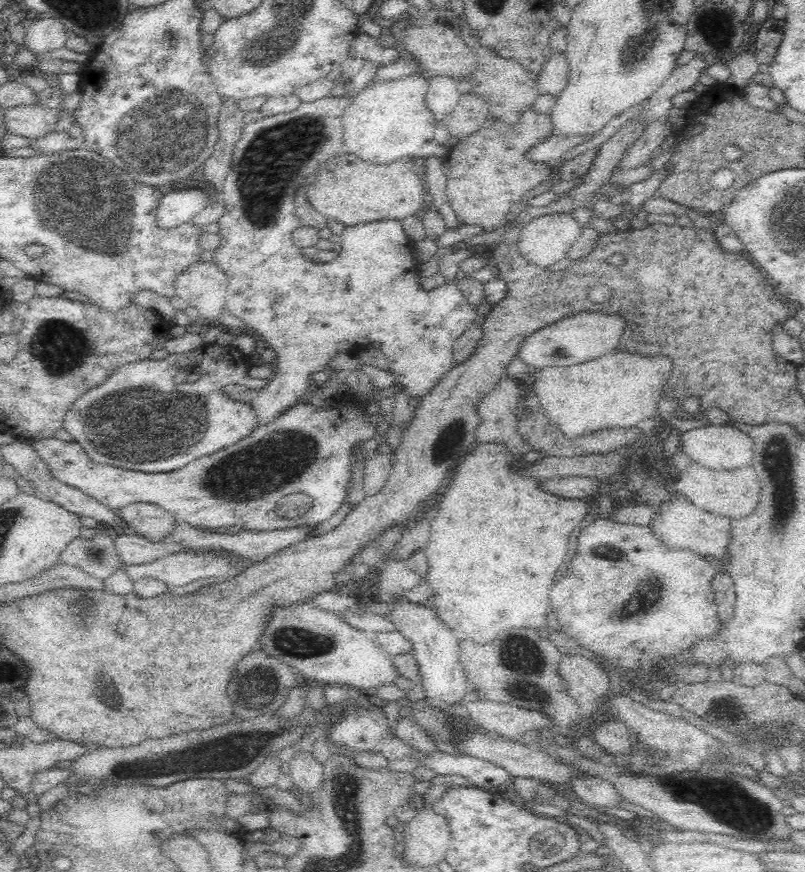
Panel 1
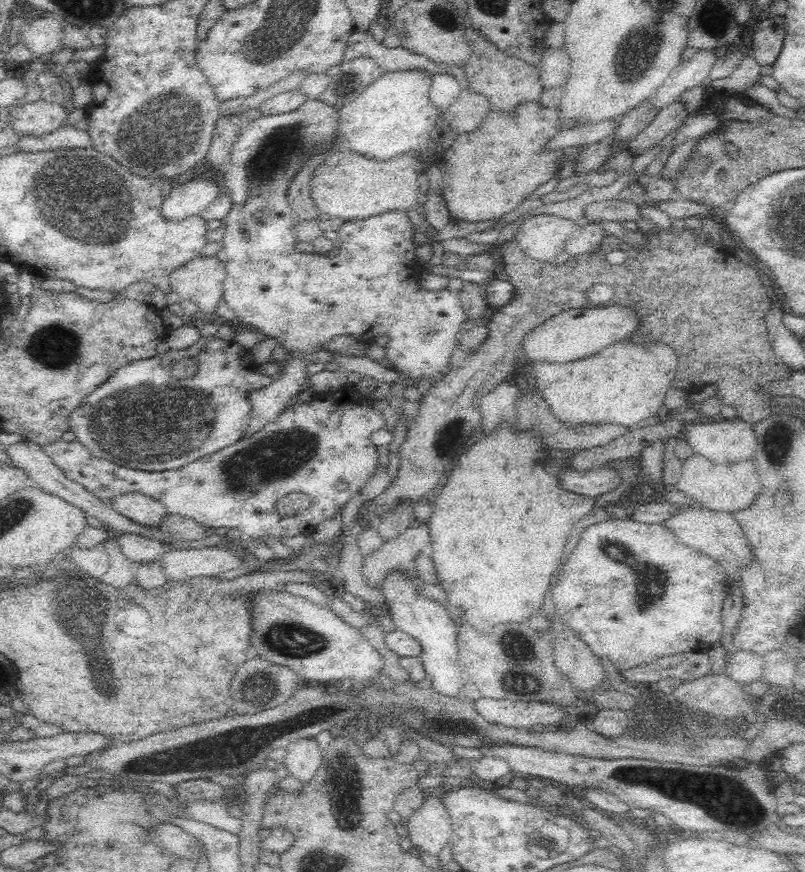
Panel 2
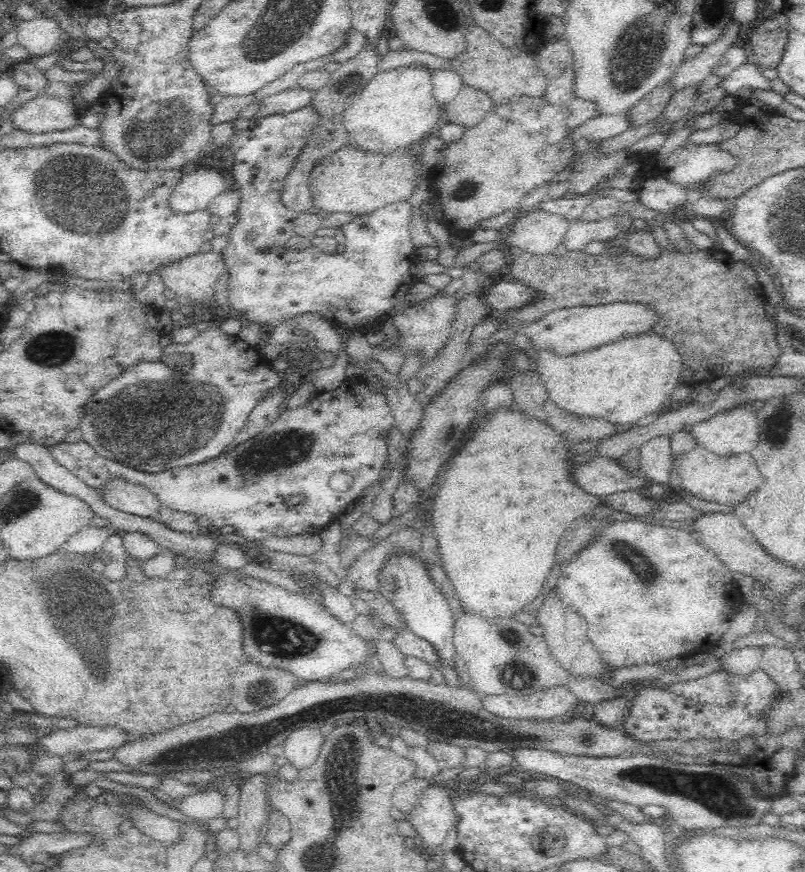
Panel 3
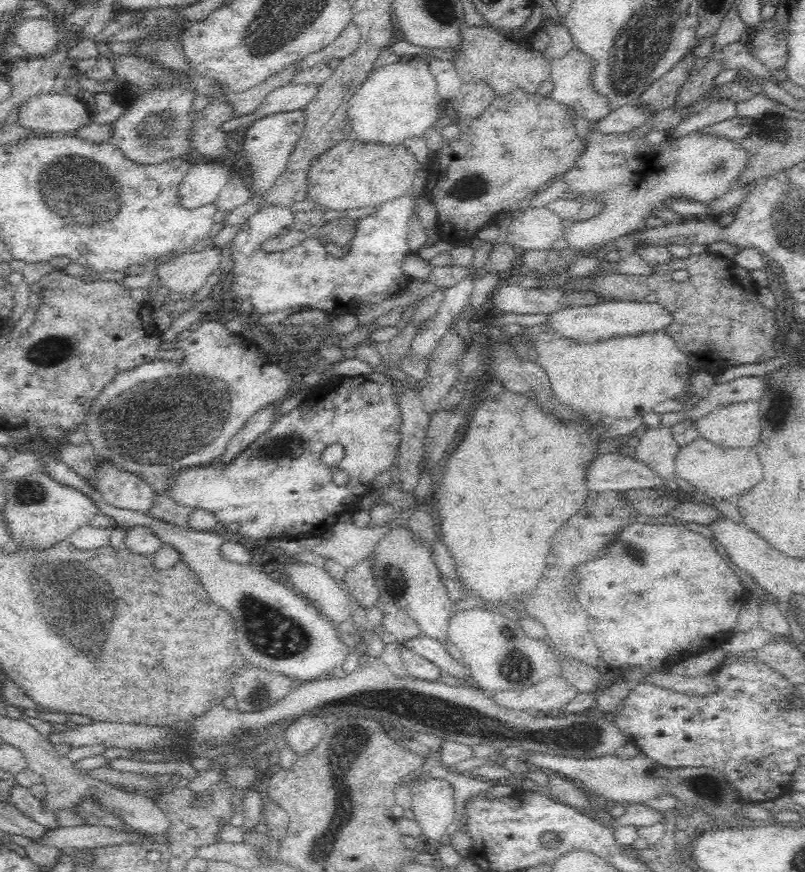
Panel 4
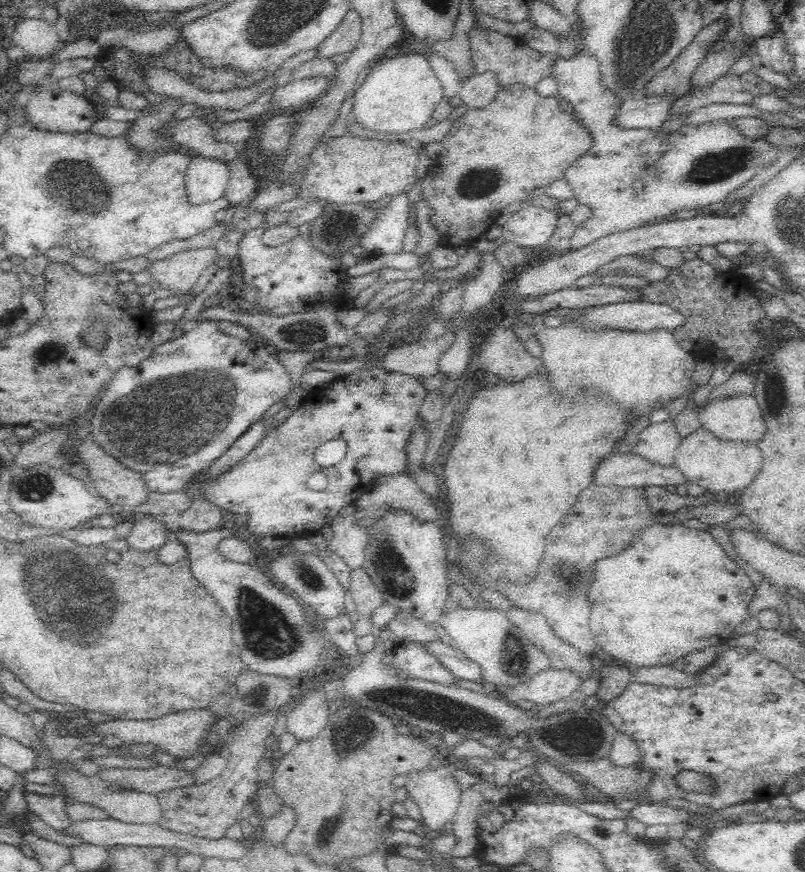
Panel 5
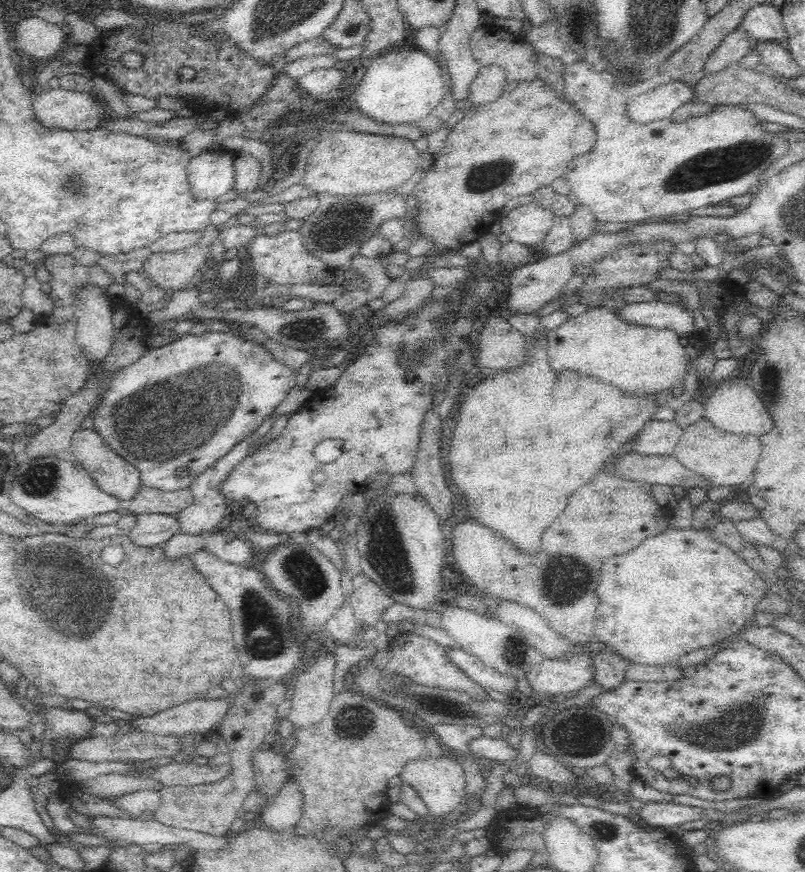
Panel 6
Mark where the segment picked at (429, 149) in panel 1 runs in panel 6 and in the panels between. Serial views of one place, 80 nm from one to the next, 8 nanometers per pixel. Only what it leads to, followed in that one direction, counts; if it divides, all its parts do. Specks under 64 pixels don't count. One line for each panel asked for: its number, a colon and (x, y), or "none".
2: (394, 115)
3: (395, 109)
4: (399, 101)
5: (399, 95)
6: (398, 88)

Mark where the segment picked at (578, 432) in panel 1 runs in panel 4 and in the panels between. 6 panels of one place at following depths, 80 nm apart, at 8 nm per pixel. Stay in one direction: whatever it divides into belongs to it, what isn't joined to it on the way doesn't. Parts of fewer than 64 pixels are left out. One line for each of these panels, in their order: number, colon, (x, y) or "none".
2: (626, 382)
3: (622, 382)
4: (625, 377)

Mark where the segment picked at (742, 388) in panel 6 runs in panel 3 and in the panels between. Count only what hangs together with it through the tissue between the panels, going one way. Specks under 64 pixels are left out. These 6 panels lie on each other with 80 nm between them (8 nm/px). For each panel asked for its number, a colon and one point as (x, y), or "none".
3: (736, 432)
4: (738, 426)
5: (735, 419)

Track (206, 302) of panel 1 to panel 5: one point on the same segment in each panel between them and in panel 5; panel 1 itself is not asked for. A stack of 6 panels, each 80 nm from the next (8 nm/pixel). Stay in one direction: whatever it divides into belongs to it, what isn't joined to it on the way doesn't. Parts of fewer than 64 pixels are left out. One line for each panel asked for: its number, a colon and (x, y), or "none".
2: (200, 280)
3: (194, 278)
4: (185, 274)
5: (178, 273)

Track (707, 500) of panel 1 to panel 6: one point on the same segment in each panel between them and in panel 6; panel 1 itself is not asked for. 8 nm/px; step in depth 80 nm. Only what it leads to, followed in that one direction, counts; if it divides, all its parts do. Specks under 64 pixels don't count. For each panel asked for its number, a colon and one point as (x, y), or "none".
2: (733, 488)
3: (728, 481)
4: (717, 474)
5: (721, 468)
6: (721, 459)

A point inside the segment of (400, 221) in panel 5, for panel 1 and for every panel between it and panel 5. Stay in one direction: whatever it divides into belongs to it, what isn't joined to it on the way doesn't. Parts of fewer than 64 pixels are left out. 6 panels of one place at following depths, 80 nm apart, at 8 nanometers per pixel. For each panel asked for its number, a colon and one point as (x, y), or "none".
1: (308, 313)
2: (371, 288)
3: (368, 283)
4: (306, 276)

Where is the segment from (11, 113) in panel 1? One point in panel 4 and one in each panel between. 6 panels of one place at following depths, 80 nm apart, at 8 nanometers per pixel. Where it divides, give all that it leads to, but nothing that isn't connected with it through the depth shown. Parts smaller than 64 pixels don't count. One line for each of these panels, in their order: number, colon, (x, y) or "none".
2: (41, 117)
3: (44, 113)
4: (57, 113)

